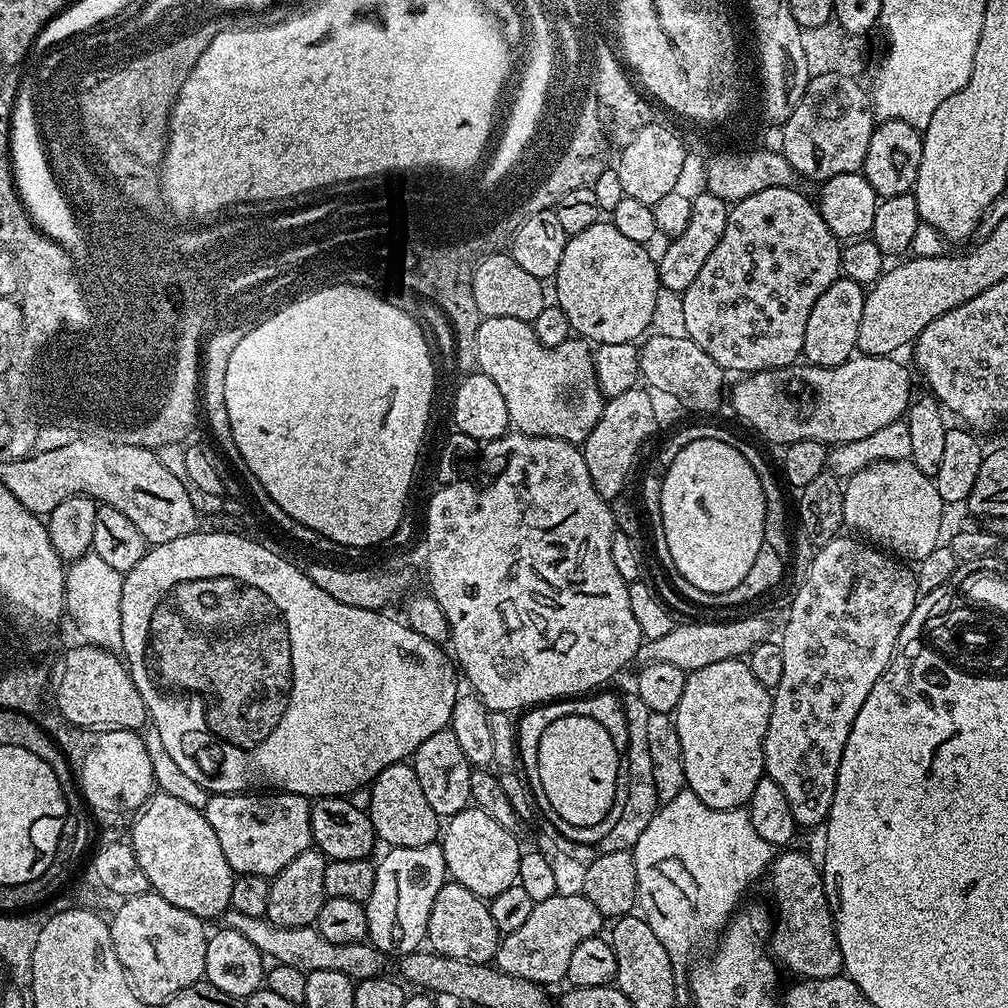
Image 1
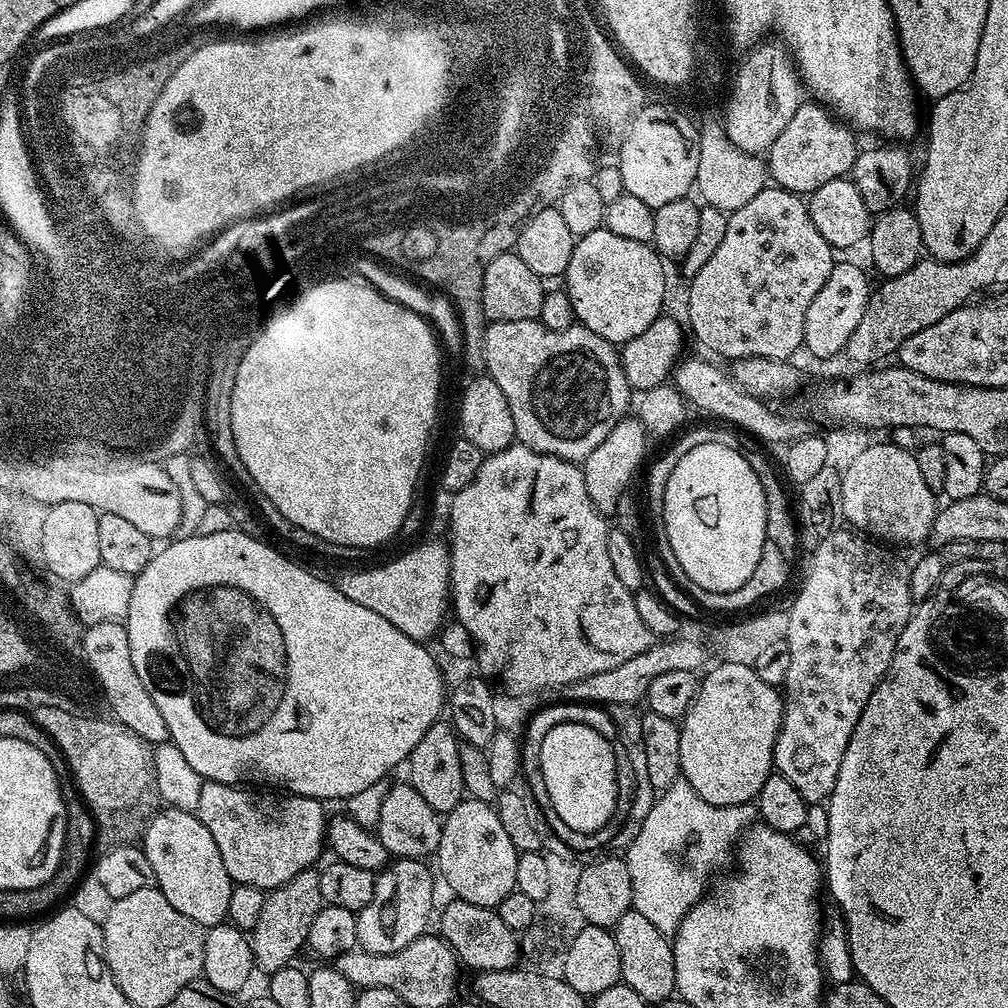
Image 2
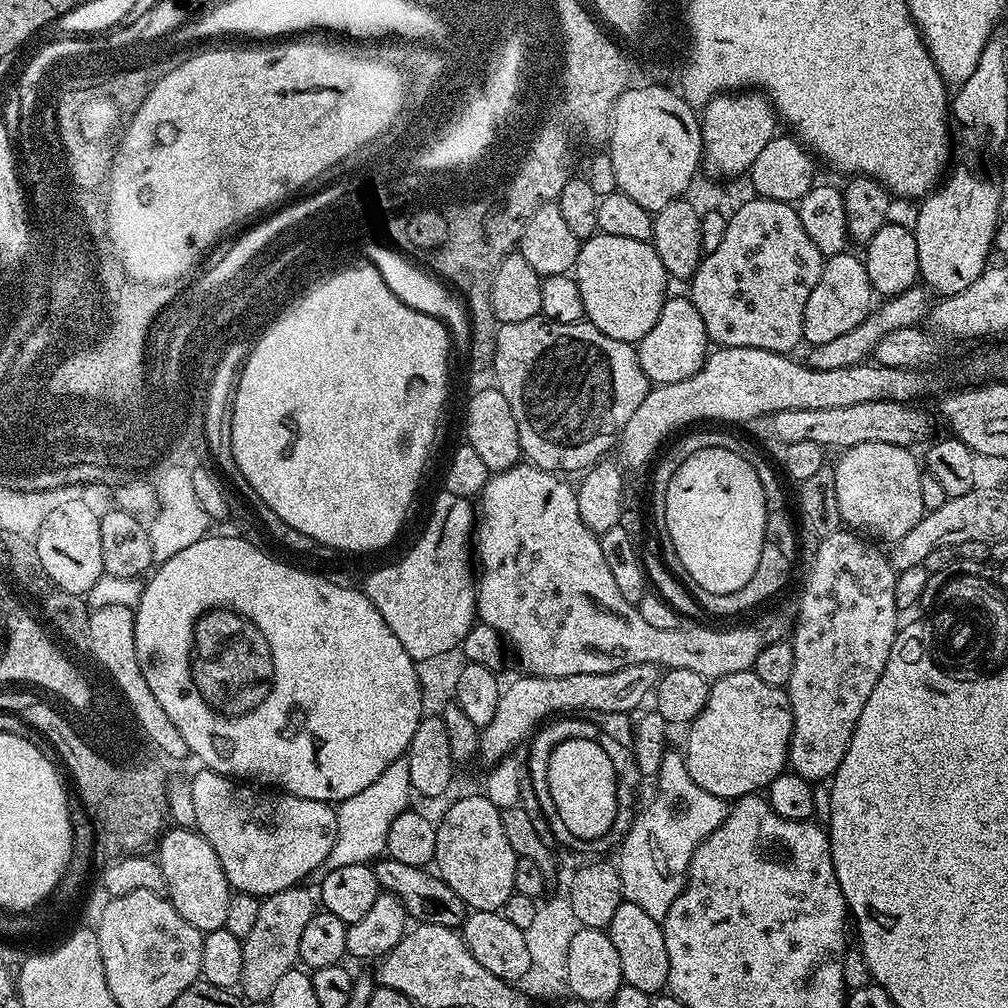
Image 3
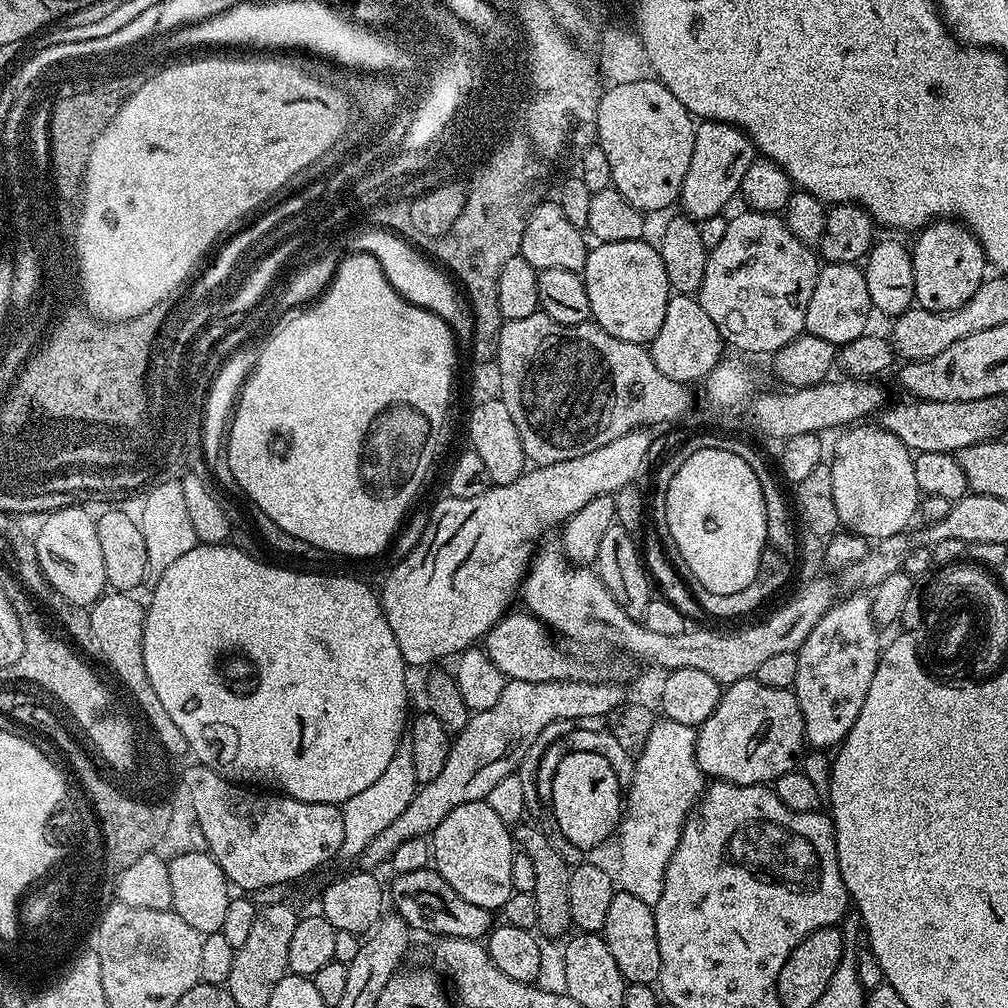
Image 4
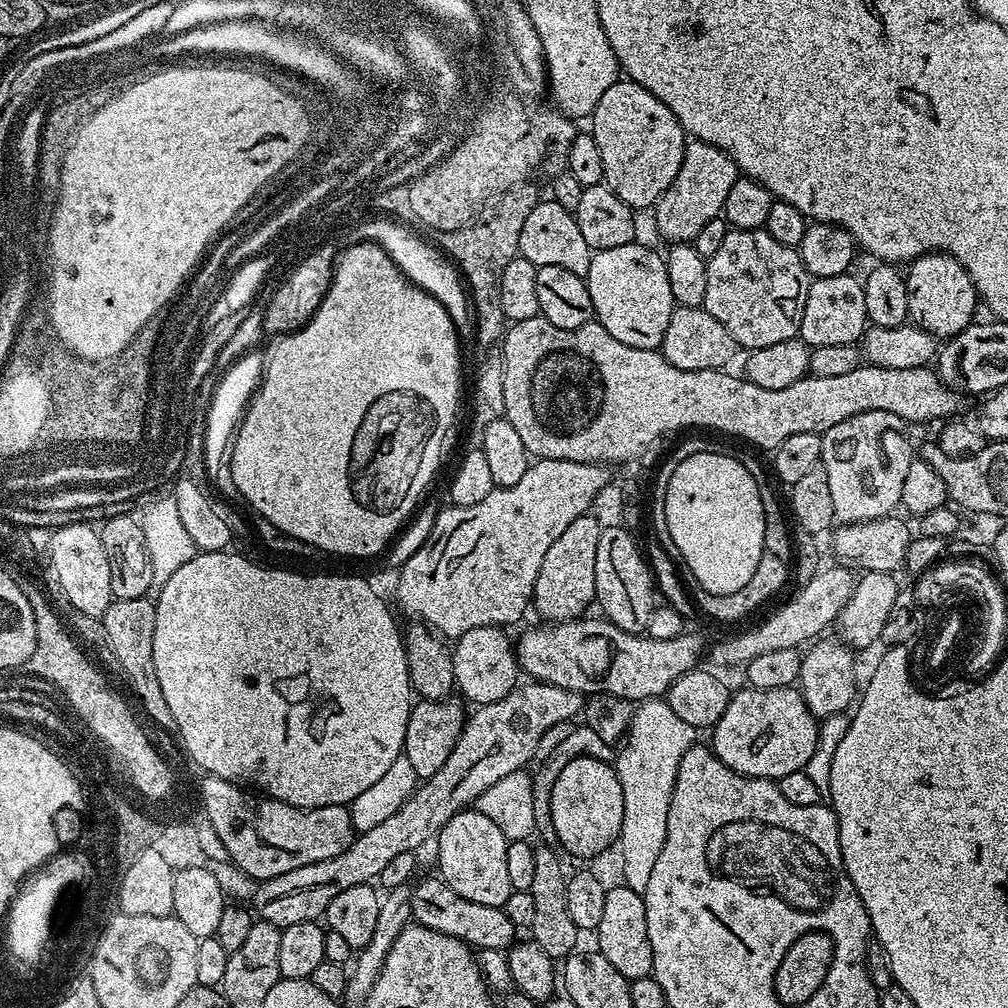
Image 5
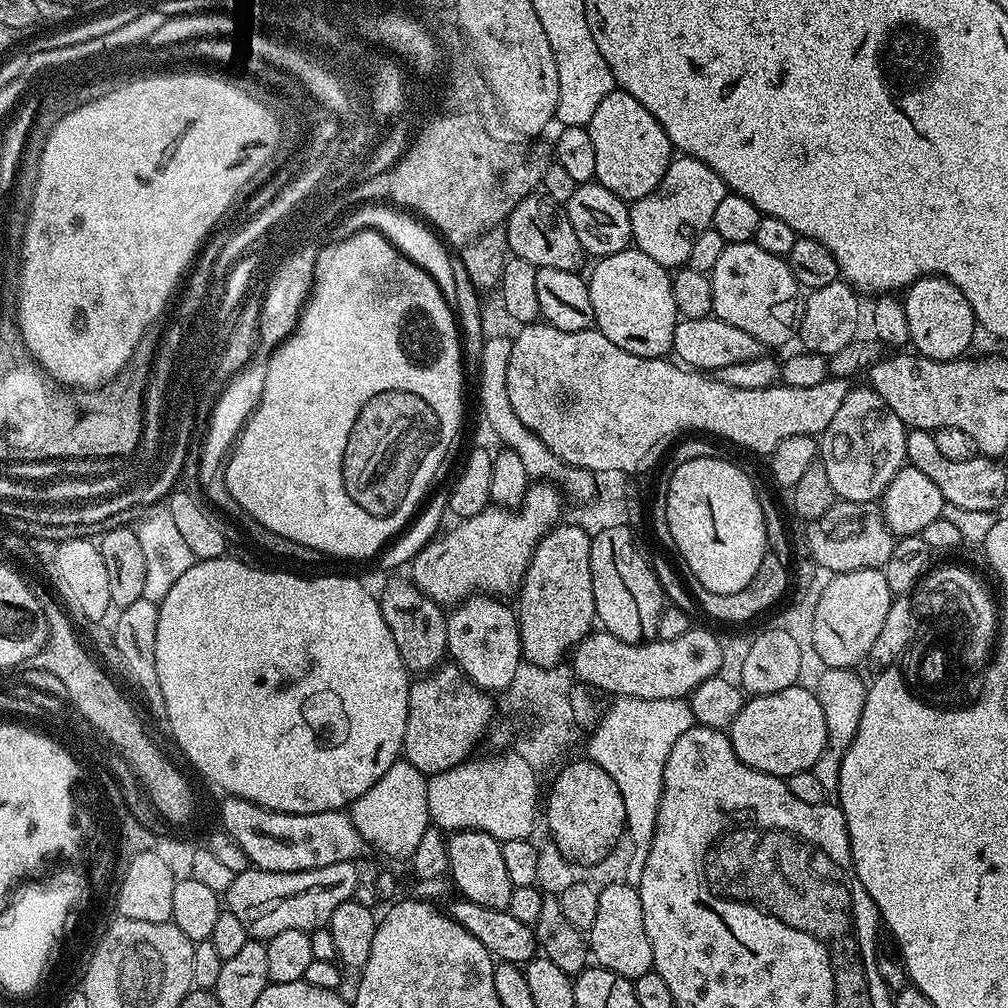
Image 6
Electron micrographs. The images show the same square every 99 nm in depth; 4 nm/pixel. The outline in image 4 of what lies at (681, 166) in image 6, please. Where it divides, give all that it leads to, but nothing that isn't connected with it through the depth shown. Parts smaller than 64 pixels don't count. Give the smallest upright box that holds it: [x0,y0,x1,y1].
[678,120,757,222]

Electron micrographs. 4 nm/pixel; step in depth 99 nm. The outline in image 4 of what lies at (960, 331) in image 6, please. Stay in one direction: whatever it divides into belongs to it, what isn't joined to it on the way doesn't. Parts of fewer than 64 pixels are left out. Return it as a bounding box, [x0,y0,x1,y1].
[910,218,986,312]

